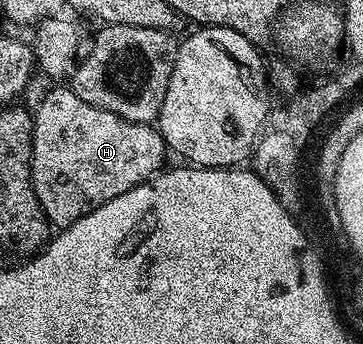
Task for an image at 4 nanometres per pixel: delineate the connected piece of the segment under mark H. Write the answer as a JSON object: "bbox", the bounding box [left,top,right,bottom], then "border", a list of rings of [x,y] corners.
{"bbox":[31,87,167,230],"border":[[[71,87],[53,89],[31,113],[33,119],[33,142],[31,143],[31,179],[35,199],[39,199],[39,207],[43,207],[45,217],[50,226],[58,230],[71,227],[79,219],[83,219],[95,207],[103,207],[103,203],[111,203],[123,191],[131,191],[131,187],[139,187],[144,181],[150,181],[155,174],[166,168],[165,153],[167,146],[161,137],[160,129],[143,121],[128,121],[111,111],[103,111],[91,107],[91,103],[83,103],[79,95]]]}

